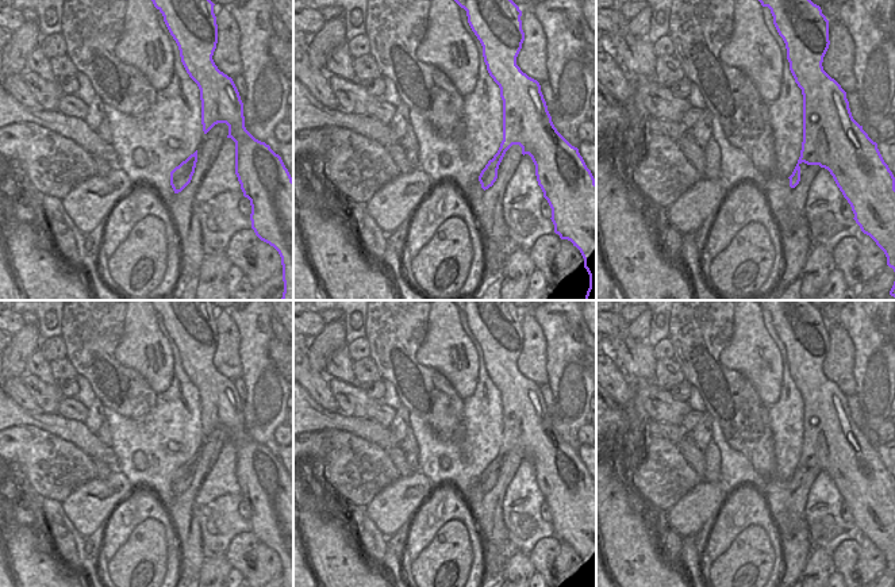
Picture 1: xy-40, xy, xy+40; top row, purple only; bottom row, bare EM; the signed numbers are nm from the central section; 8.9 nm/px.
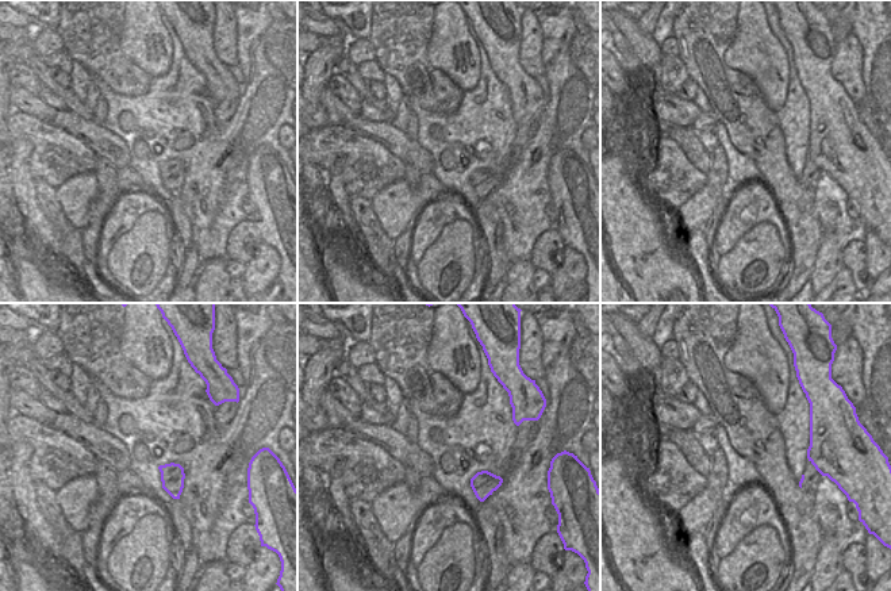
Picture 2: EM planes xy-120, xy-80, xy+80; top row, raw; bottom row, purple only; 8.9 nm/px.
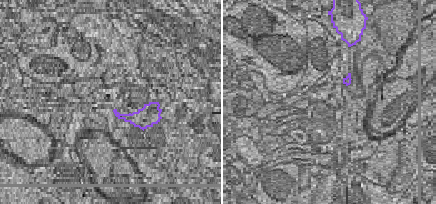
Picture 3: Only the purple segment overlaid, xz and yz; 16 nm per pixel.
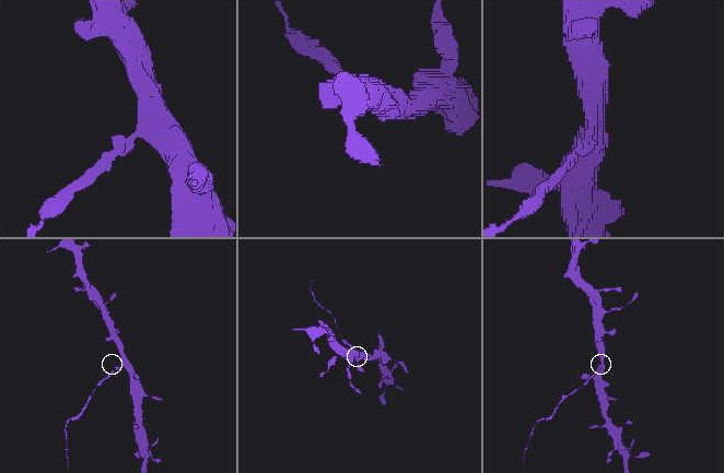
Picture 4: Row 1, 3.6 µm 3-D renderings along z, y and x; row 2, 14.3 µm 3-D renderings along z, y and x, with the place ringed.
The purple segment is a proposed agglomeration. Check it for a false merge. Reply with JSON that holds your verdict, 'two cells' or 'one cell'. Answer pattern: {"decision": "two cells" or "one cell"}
{"decision": "two cells"}

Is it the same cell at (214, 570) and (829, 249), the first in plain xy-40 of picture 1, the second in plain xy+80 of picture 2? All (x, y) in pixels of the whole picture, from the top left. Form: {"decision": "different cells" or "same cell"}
{"decision": "same cell"}

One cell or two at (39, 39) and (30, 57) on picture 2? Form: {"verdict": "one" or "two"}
{"verdict": "two"}

